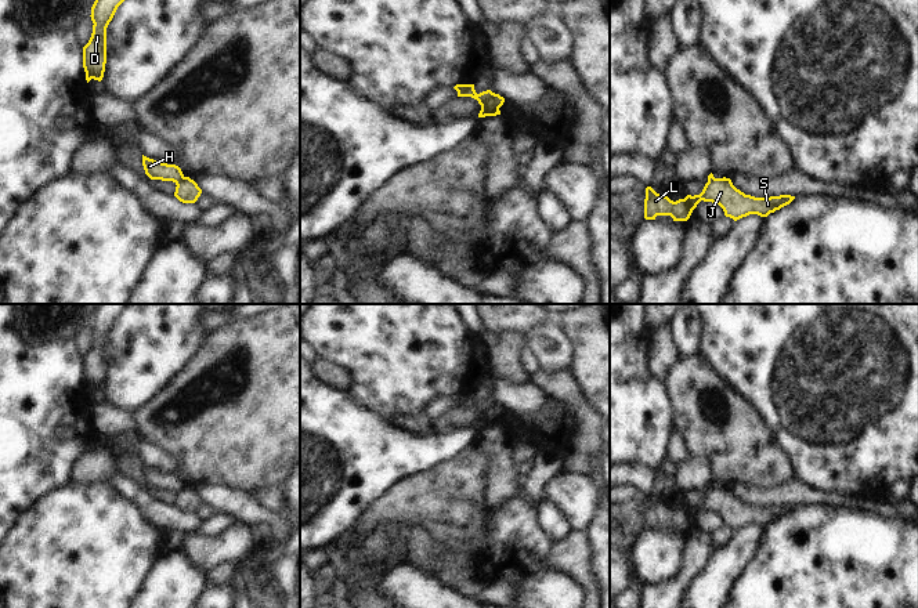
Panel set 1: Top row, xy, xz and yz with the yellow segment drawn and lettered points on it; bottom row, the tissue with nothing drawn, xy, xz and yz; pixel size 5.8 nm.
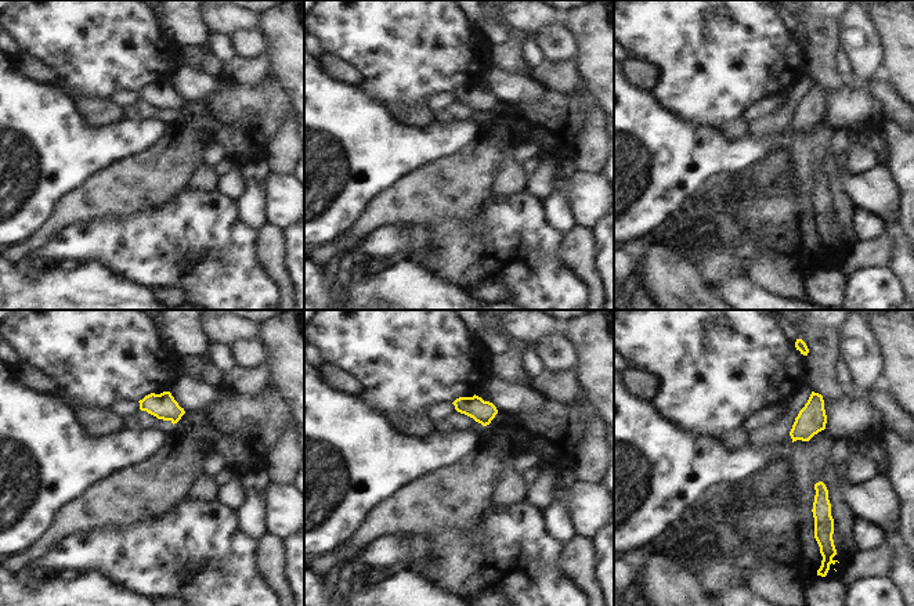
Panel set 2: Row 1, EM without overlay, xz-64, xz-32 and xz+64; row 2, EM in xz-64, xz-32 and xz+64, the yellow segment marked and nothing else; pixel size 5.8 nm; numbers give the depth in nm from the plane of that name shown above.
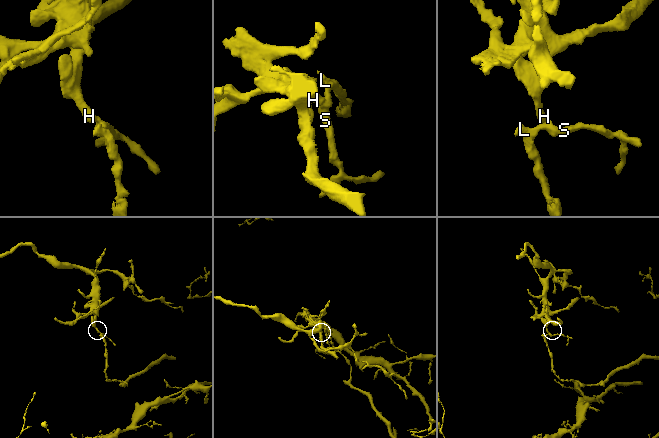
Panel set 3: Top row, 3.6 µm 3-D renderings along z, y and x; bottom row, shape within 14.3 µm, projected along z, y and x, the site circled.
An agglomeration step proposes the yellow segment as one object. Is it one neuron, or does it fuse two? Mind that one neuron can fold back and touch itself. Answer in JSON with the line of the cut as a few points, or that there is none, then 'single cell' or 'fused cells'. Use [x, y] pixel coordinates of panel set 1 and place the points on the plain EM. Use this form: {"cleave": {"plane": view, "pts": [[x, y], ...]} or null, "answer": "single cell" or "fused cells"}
{"cleave": {"plane": "xz", "pts": [[492, 402], [481, 416]]}, "answer": "fused cells"}

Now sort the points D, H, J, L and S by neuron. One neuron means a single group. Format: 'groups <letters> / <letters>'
groups D H / J L S

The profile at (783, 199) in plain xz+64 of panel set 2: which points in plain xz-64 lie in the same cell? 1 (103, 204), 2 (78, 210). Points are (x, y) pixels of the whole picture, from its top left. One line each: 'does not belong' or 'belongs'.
1: belongs
2: belongs

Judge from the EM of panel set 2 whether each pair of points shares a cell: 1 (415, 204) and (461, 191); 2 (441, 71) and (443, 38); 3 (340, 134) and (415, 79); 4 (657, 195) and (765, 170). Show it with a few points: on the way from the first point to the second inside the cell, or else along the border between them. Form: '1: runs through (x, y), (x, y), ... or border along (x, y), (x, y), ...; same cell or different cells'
1: runs through (426, 195), (436, 191), (450, 191); same cell
2: runs through (441, 62), (443, 46); same cell
3: border along (357, 85), (387, 109); different cells
4: border along (762, 158), (733, 173); different cells

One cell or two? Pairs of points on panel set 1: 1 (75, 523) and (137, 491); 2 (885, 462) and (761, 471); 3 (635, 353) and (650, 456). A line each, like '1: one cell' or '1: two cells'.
1: two cells
2: two cells
3: one cell

